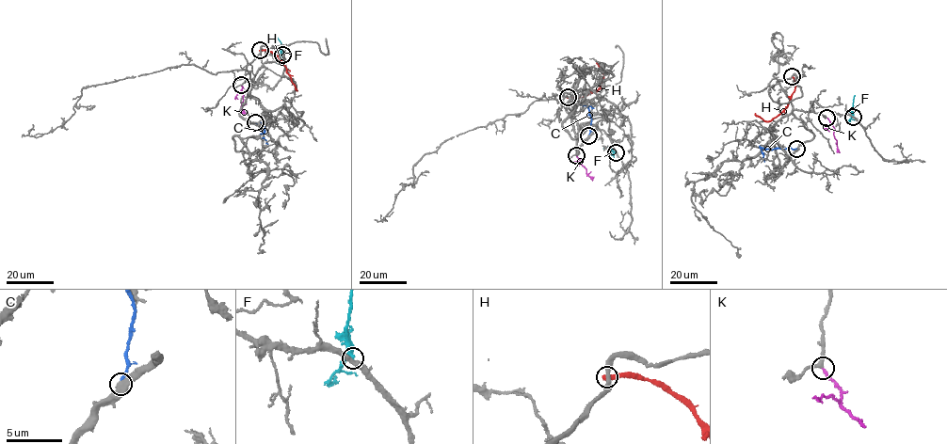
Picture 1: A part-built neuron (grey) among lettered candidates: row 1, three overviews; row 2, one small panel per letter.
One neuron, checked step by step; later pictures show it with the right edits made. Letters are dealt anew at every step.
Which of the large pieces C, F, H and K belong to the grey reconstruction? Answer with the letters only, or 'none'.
K

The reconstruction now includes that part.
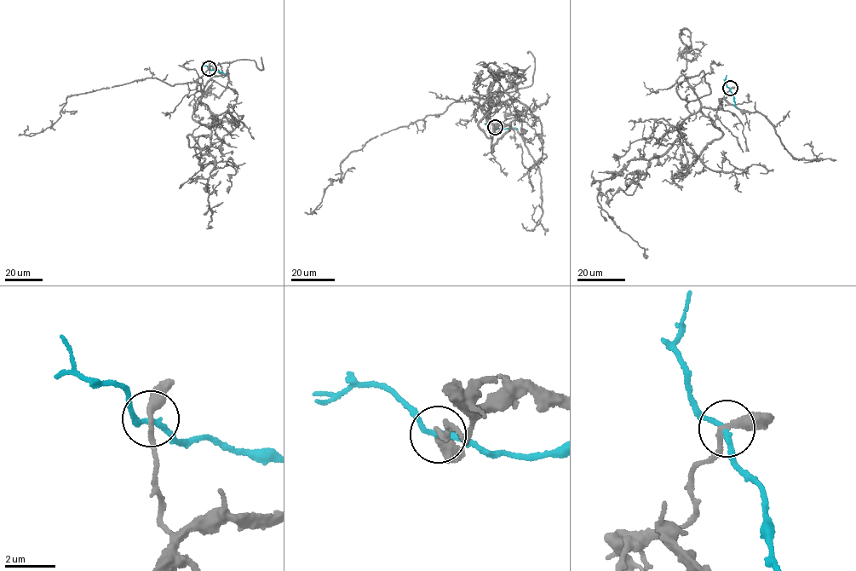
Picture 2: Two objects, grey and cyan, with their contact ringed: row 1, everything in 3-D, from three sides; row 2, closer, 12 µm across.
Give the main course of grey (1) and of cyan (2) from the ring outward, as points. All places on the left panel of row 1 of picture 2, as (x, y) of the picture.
1: (209, 68), (192, 117), (211, 130), (211, 143), (190, 147), (187, 135), (215, 158), (206, 228)
2: (209, 68), (226, 74)

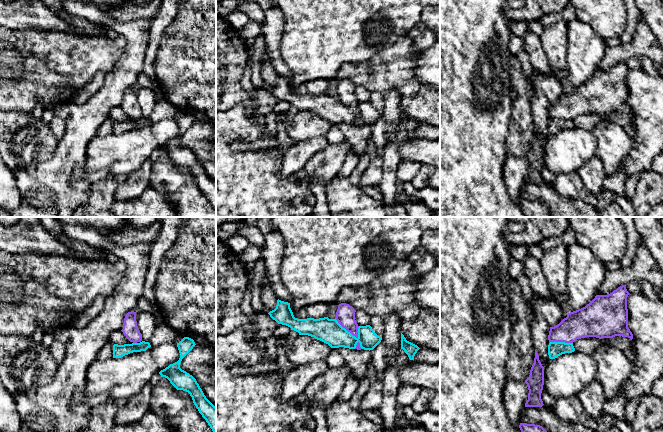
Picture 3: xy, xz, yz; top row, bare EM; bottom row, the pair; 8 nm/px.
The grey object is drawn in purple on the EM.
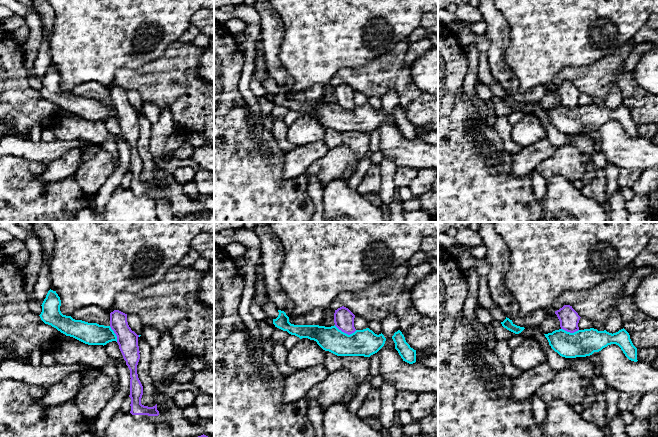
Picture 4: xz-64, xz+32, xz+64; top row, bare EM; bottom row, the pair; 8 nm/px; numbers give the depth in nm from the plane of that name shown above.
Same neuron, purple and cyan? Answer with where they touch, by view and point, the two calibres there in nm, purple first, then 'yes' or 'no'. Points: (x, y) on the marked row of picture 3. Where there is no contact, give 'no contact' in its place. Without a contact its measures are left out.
xz (347, 330) | 160/200 nm | no

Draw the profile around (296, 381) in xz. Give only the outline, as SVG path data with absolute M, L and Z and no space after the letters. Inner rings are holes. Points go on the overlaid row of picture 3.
M326 360L297 365L284 376L279 398L289 400L304 395L307 386L329 370Z

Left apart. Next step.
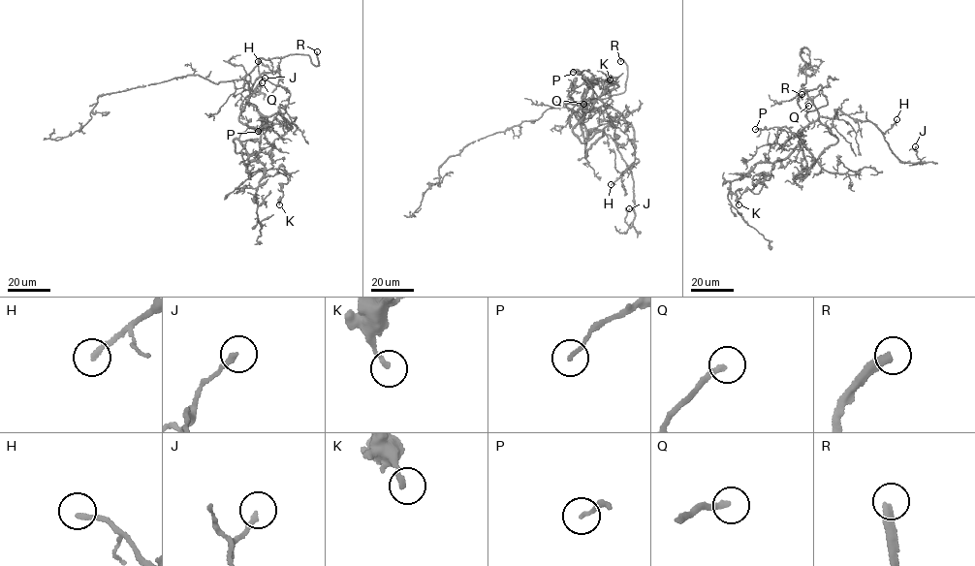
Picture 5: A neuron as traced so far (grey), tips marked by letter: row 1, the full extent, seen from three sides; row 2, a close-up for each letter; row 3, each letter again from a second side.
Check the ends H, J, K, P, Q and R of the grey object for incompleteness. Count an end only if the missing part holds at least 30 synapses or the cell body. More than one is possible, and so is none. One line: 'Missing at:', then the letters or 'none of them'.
Missing at: Q, R

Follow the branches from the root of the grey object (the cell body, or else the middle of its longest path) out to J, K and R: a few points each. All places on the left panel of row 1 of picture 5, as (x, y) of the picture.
J: (245, 108), (254, 80), (278, 66), (276, 89), (269, 96), (255, 96), (265, 78)
K: (245, 108), (239, 120), (261, 148), (235, 152), (236, 139), (247, 172), (287, 176), (279, 204)
R: (245, 108), (250, 94), (245, 76), (253, 70), (259, 58), (303, 54), (317, 66), (317, 51)

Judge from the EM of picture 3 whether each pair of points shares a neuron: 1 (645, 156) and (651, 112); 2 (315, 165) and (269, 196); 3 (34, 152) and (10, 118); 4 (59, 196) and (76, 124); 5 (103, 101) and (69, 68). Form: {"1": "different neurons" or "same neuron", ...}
{"1": "same neuron", "2": "different neurons", "3": "same neuron", "4": "same neuron", "5": "different neurons"}

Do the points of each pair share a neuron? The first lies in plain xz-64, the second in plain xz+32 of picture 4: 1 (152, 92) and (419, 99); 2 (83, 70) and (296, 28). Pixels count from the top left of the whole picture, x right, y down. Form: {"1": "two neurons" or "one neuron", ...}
{"1": "one neuron", "2": "one neuron"}

